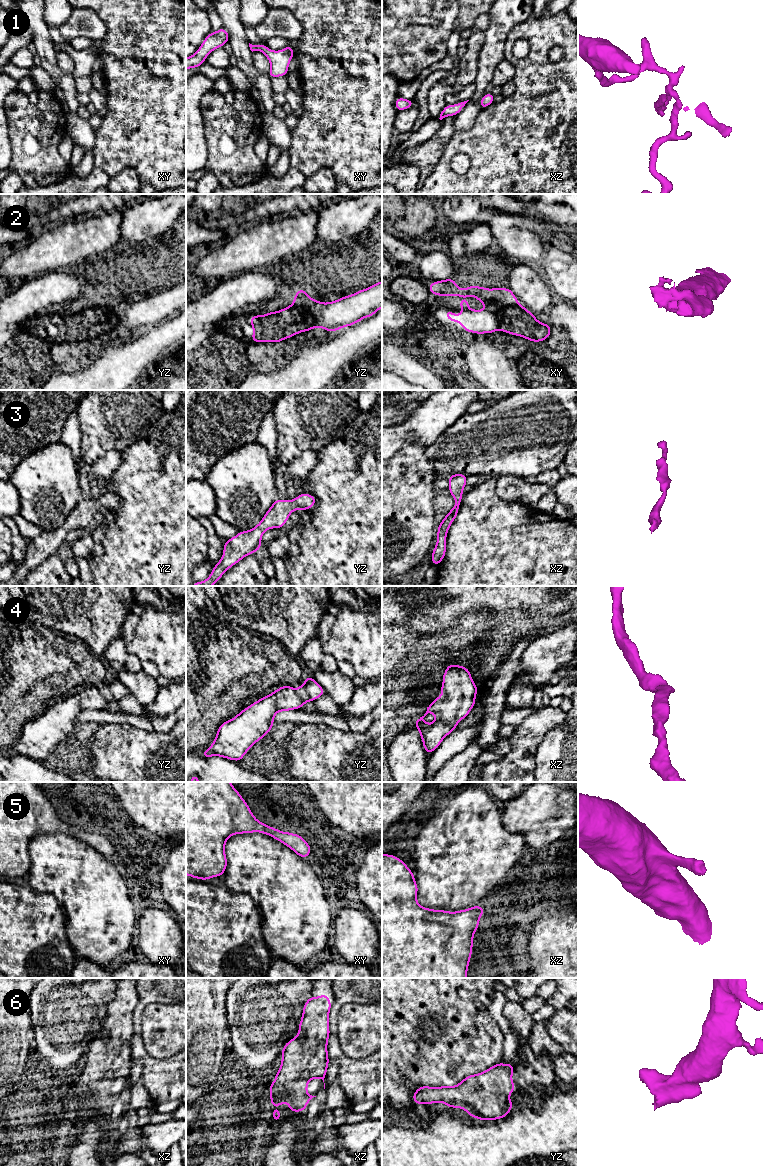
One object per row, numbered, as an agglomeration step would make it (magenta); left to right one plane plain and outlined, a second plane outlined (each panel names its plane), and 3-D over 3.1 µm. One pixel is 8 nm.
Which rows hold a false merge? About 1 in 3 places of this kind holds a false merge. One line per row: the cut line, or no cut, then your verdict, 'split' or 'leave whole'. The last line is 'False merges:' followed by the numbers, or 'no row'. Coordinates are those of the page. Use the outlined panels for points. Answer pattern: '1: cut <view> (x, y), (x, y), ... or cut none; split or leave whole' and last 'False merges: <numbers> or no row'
1: cut none; leave whole
2: cut xy (518, 303), (512, 306), (503, 306), (496, 312), (498, 328); split
3: cut none; leave whole
4: cut none; leave whole
5: cut none; leave whole
6: cut none; leave whole
False merges: 2

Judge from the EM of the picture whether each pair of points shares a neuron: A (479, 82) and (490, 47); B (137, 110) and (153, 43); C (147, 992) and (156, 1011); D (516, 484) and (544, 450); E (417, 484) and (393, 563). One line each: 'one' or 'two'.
A: one
B: one
C: two
D: two
E: one

